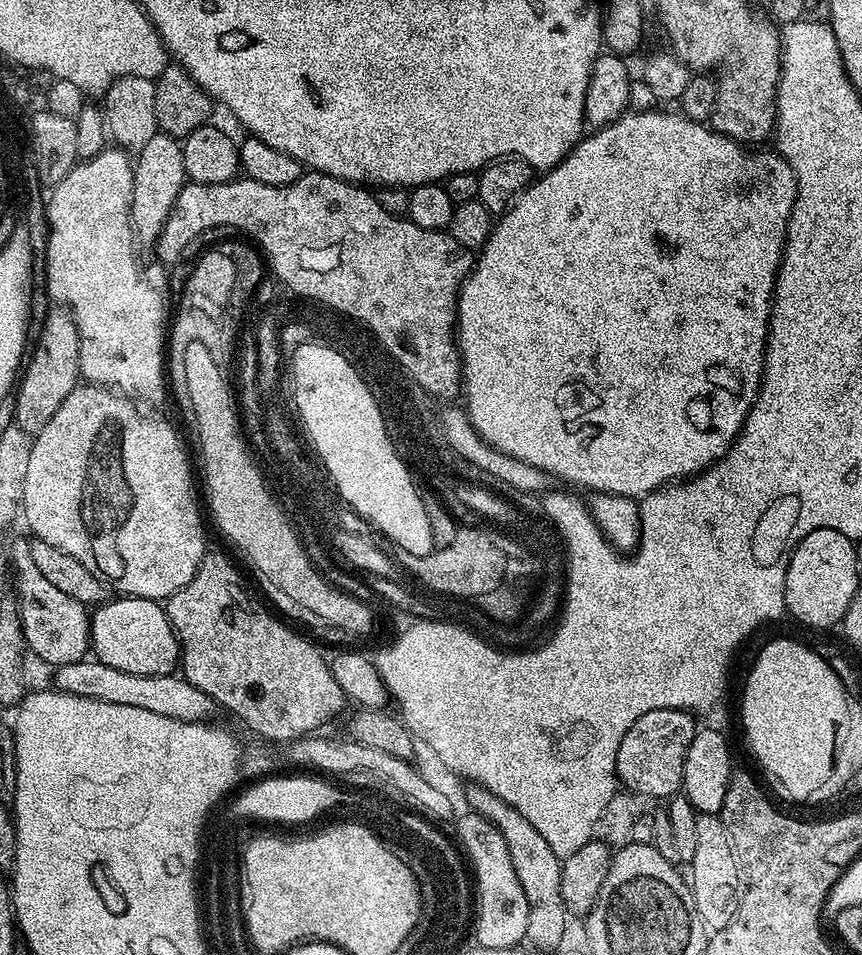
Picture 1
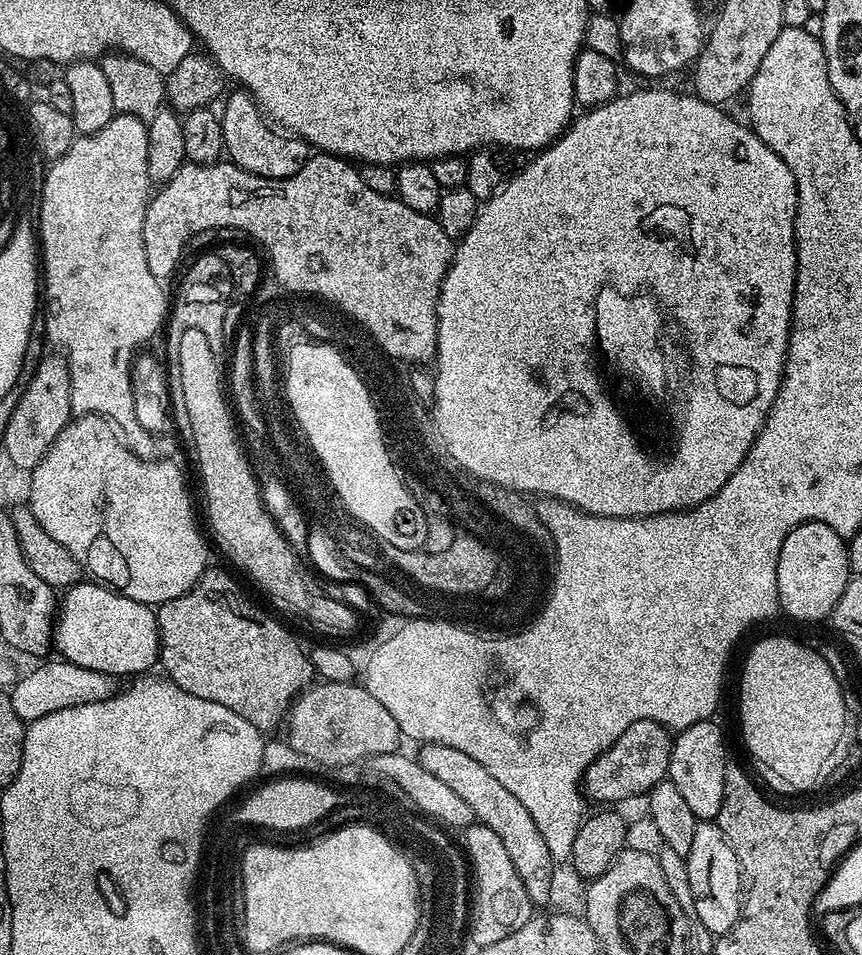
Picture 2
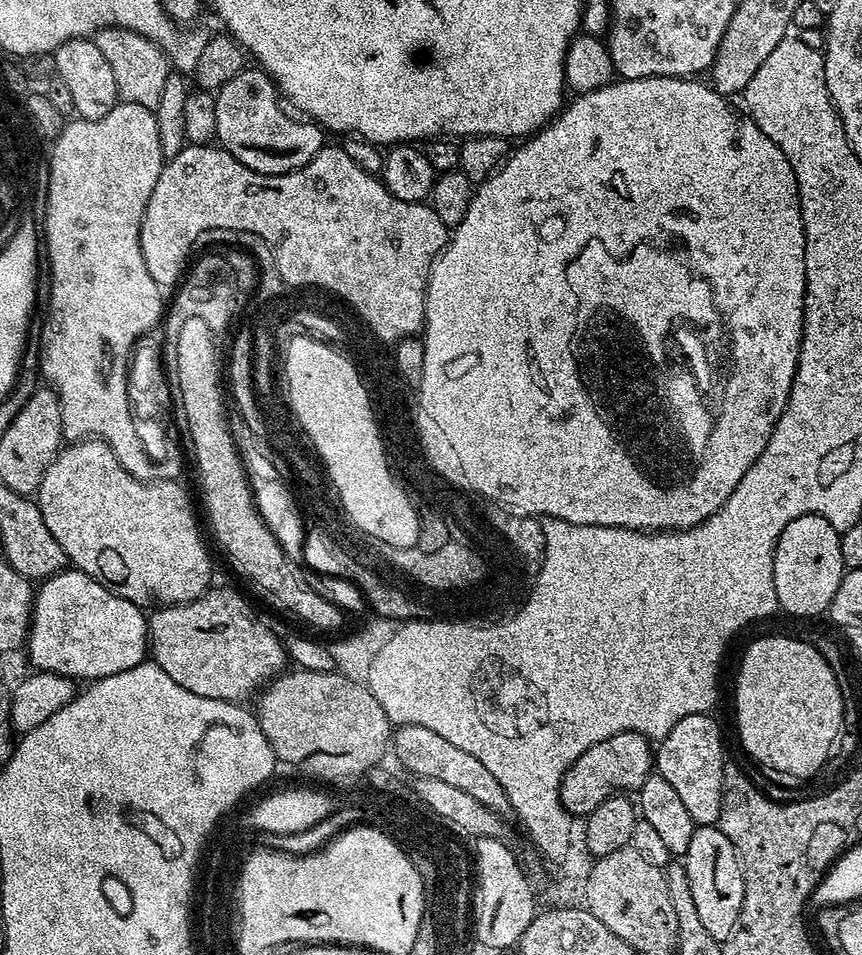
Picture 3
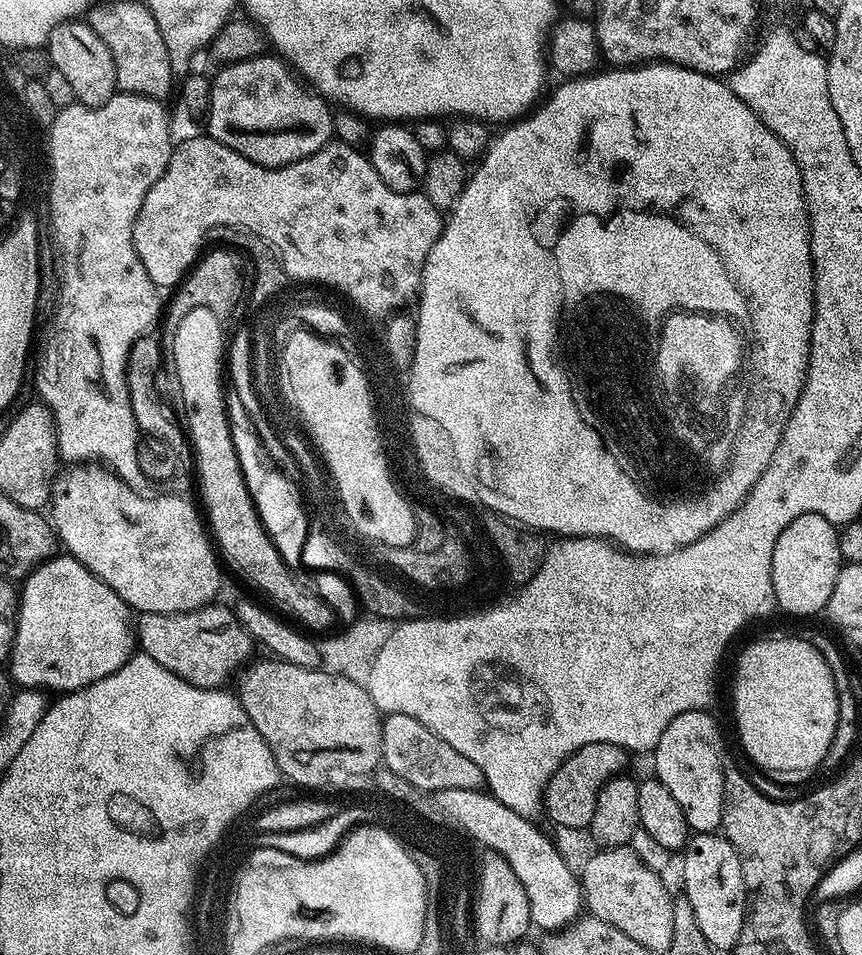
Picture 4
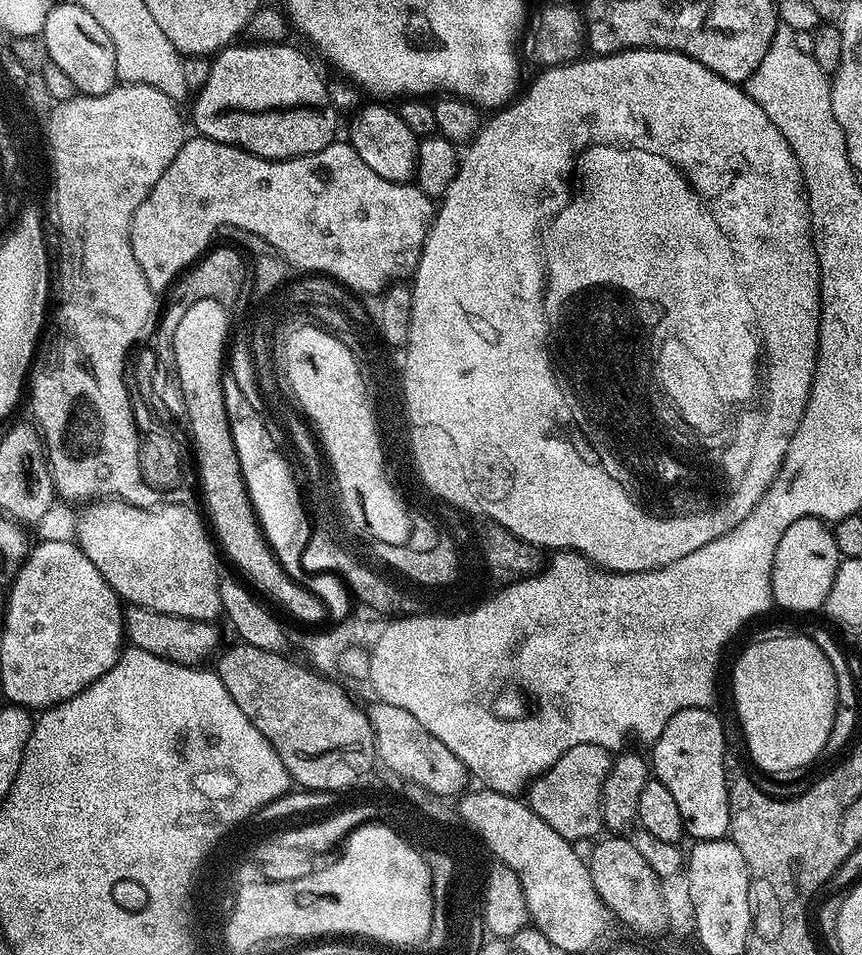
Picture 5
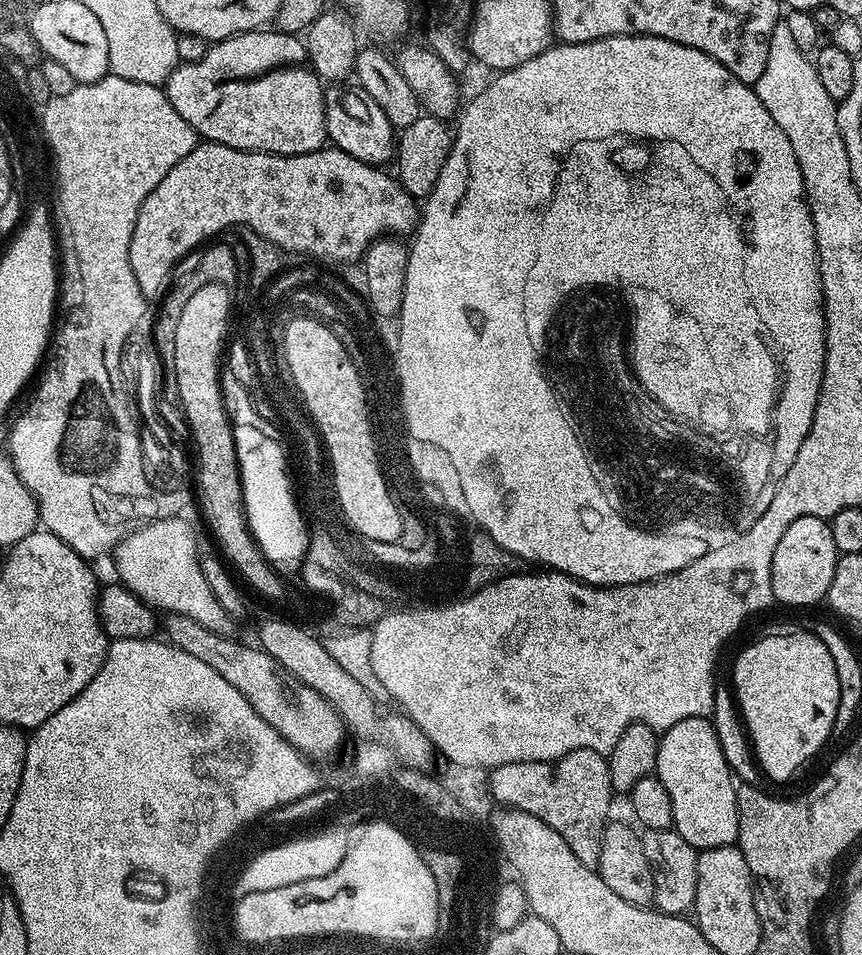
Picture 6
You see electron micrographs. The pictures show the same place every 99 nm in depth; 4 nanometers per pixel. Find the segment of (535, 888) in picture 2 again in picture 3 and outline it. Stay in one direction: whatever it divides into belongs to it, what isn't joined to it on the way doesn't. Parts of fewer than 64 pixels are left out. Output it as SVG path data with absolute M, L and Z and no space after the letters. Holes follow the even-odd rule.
M413 724L399 725L394 732L394 752L395 748L398 764L413 777L438 778L450 786L458 786L458 790L470 794L475 801L486 806L486 810L497 814L509 811L506 790L502 790L498 778L494 778L494 774L490 774L490 770L486 770L485 764L478 762L478 758L473 758L467 750L446 742L446 738L434 734L434 730Z

